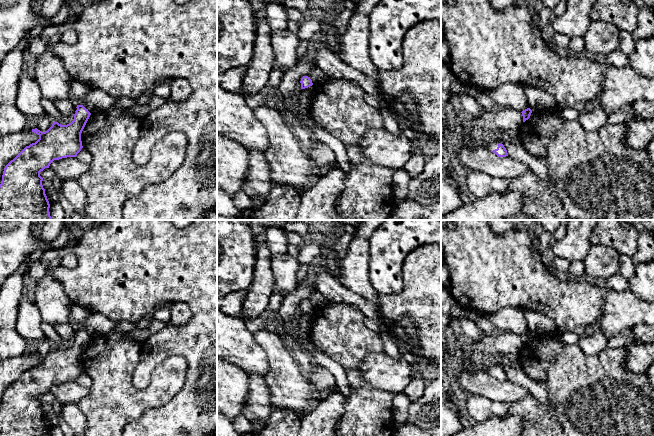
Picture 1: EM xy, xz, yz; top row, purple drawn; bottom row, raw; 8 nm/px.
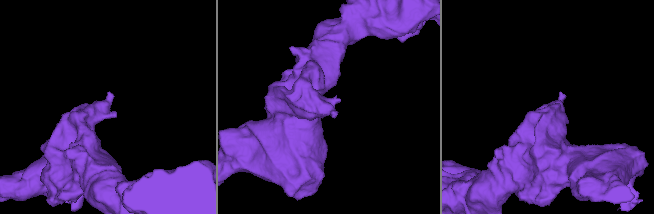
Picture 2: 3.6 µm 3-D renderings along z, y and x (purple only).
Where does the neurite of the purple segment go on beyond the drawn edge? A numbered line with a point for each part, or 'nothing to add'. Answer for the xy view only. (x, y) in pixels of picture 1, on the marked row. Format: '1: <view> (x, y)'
nothing to add

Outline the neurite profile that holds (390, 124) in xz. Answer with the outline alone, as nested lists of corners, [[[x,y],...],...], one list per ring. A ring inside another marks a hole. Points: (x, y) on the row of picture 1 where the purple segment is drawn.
[[[364,92],[364,99],[369,104],[375,109],[378,109],[382,112],[384,116],[387,118],[384,121],[384,128],[389,131],[392,134],[395,135],[400,135],[402,134],[402,129],[399,126],[398,122],[394,119],[393,115],[388,114],[380,105],[379,101],[377,100],[377,96],[370,95],[366,92]]]

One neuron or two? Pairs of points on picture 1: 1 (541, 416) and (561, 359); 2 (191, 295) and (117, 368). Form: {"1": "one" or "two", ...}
{"1": "one", "2": "two"}

